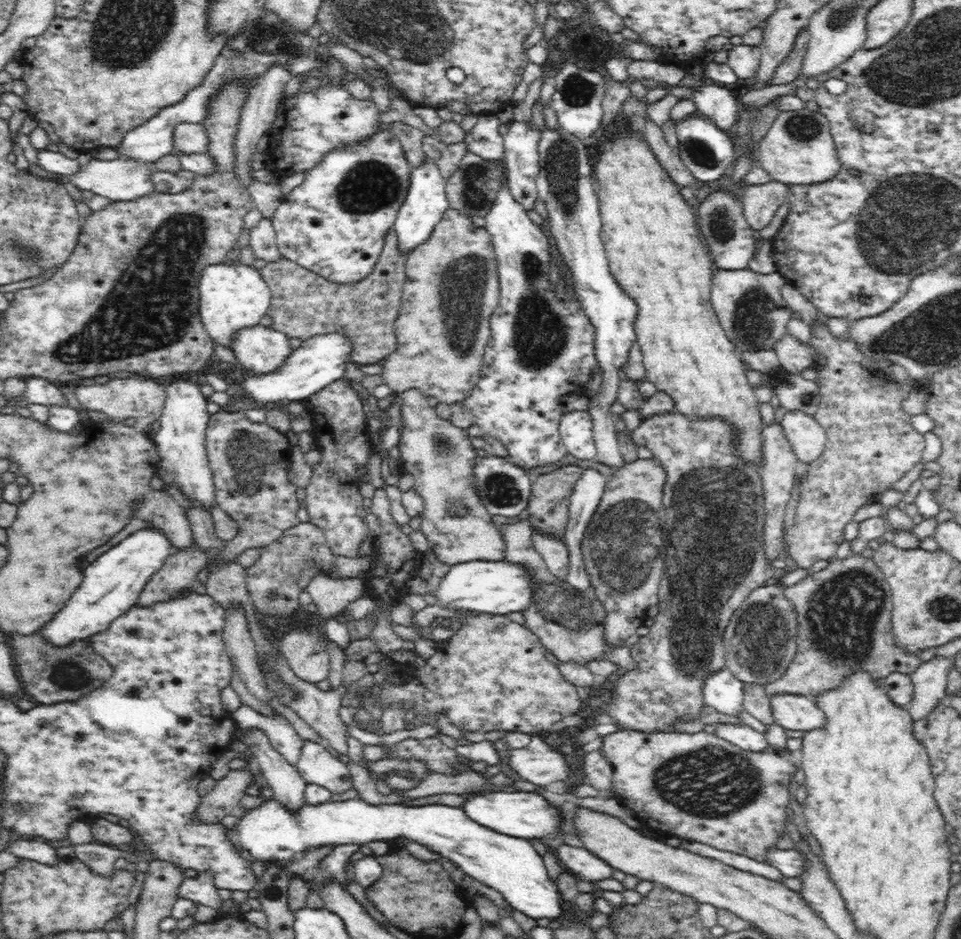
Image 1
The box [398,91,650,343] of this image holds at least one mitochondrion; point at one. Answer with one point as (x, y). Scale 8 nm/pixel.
(564, 163)

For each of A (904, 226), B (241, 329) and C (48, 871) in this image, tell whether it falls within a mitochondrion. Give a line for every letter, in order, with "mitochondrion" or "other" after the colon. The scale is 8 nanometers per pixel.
A: mitochondrion
B: other
C: other

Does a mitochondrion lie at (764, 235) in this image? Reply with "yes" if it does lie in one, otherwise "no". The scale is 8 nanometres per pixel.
no

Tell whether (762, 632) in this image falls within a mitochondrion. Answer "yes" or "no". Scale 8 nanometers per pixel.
yes

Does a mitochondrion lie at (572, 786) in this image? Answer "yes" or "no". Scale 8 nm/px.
no

